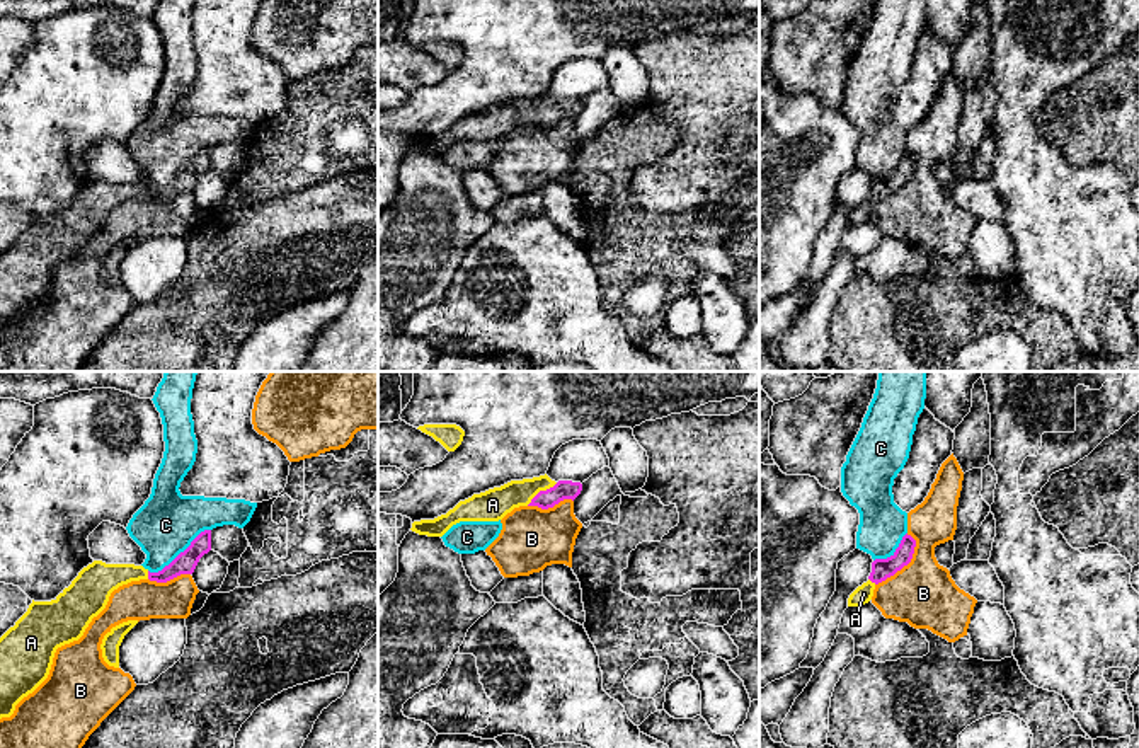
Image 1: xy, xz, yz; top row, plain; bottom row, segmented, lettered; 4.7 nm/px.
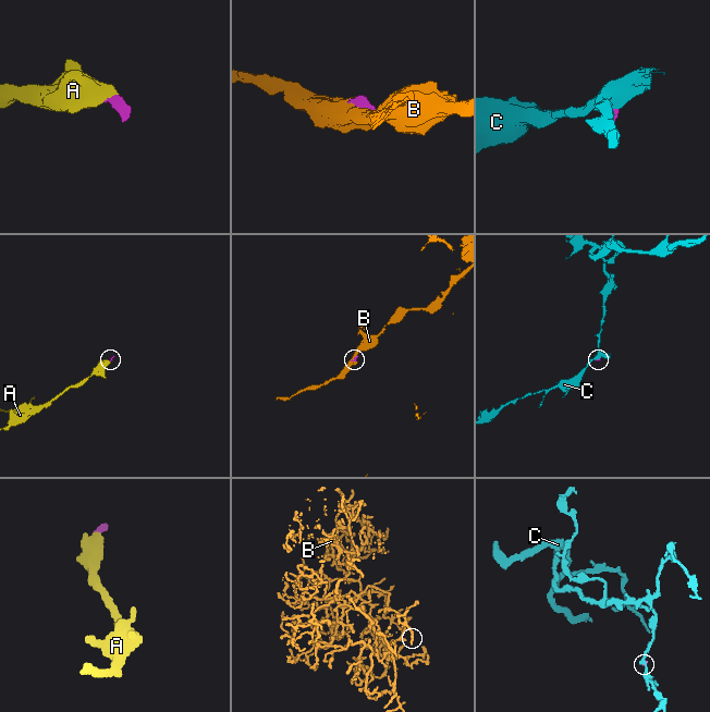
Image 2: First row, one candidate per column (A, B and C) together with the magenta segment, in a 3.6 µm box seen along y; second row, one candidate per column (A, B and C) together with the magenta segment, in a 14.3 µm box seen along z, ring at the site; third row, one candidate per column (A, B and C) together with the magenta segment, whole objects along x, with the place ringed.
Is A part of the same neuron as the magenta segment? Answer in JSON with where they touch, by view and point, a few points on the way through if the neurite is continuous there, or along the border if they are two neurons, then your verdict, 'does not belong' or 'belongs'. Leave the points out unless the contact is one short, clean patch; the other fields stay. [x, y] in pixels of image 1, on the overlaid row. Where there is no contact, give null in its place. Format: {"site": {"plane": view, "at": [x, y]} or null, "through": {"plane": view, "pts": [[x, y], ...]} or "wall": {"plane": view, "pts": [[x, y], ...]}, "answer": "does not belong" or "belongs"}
{"site": {"plane": "xz", "at": [542, 491]}, "through": {"plane": "xz", "pts": [[564, 489], [542, 491], [515, 493], [492, 505]]}, "answer": "belongs"}

